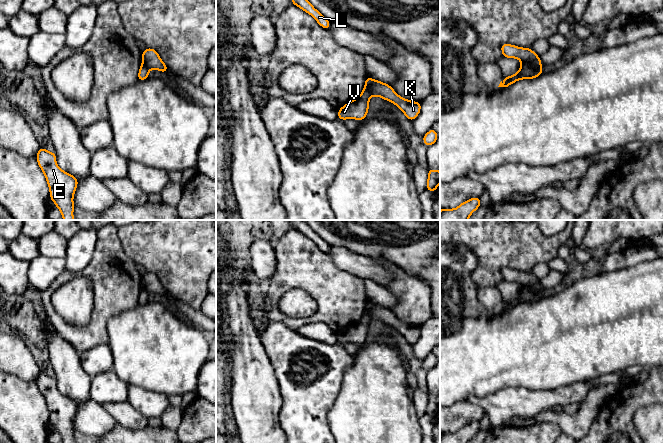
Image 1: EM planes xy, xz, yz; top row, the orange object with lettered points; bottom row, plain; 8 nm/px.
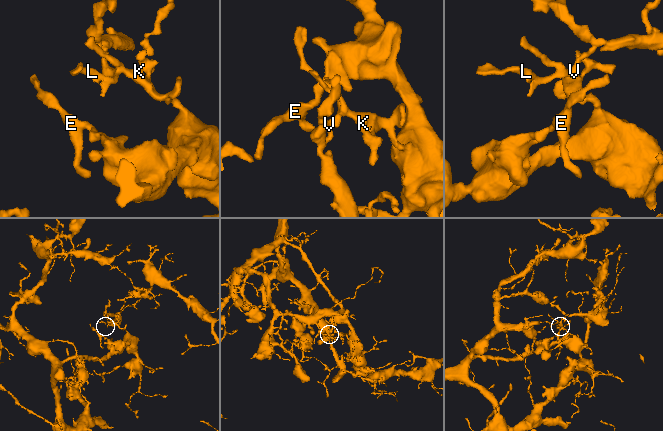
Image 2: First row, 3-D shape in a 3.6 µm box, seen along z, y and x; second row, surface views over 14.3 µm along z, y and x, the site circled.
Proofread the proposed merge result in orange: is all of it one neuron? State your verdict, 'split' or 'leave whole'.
split

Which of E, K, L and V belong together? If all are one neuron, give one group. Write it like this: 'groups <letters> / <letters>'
groups E K / L V

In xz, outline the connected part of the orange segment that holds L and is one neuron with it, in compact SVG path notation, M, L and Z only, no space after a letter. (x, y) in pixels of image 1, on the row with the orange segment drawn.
M291 0L292 4L310 14L324 29L330 29L330 21L316 10L308 0Z

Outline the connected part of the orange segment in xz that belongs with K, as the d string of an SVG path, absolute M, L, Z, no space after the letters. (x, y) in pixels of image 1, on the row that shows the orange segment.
M373 80L370 87L371 96L378 96L392 102L401 109L410 121L413 121L419 115L421 110L420 102L414 102L400 97L390 85L378 80Z

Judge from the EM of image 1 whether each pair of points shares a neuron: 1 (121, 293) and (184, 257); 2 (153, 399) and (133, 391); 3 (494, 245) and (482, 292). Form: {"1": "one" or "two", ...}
{"1": "two", "2": "one", "3": "two"}

